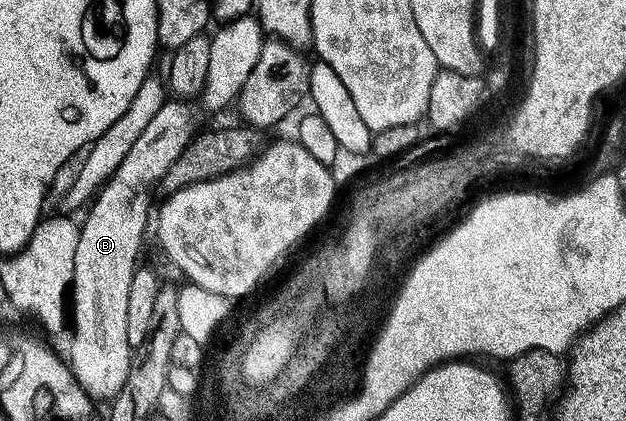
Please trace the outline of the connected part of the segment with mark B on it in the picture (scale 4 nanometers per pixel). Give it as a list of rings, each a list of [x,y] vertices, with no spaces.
[[[181,99],[166,100],[164,105],[155,111],[151,123],[131,146],[131,151],[123,155],[123,163],[110,175],[108,181],[97,190],[88,206],[89,214],[85,222],[80,222],[79,243],[75,247],[75,267],[71,286],[71,329],[73,338],[69,341],[67,364],[86,393],[94,399],[106,397],[112,399],[120,391],[127,379],[131,350],[127,343],[127,294],[131,291],[133,270],[138,264],[137,256],[141,253],[141,240],[145,237],[145,224],[150,224],[149,200],[152,189],[160,186],[163,175],[171,171],[171,163],[183,155],[183,151],[195,136],[193,130],[193,113],[186,102]]]

